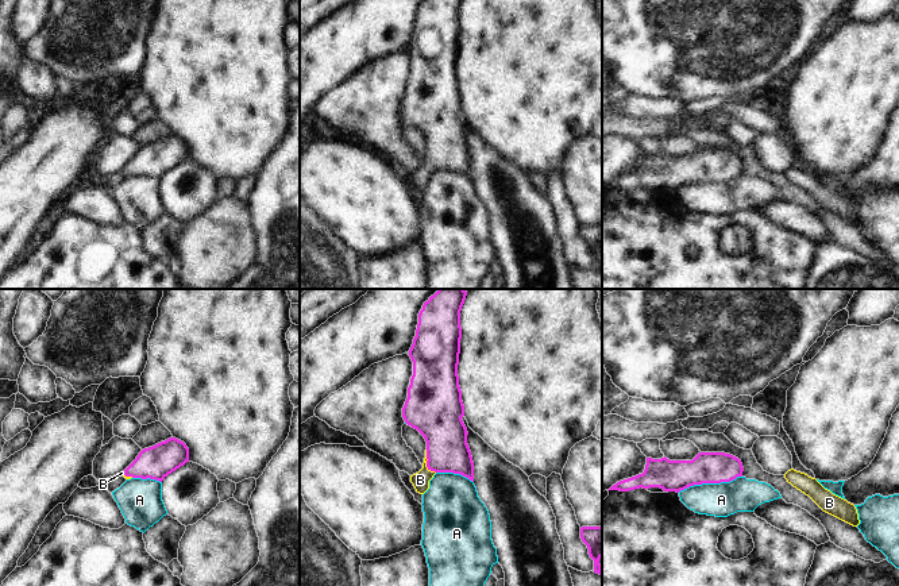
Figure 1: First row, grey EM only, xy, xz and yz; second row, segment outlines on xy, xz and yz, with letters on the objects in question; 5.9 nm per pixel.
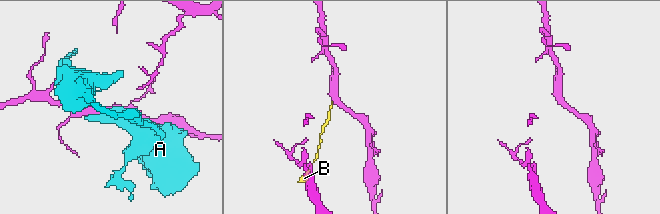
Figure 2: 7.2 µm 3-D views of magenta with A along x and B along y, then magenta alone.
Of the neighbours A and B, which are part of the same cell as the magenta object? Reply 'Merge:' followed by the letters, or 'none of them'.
Merge: B

